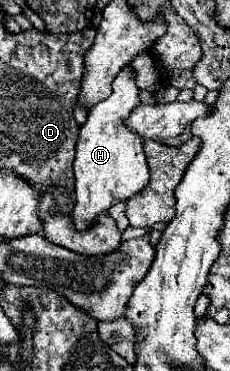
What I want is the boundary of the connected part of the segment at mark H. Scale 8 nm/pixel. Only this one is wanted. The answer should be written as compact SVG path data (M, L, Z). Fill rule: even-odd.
M132 65L124 67L112 83L112 95L106 101L90 107L86 123L80 127L76 157L74 157L74 177L76 177L76 207L74 221L76 229L86 229L96 221L96 215L108 211L116 201L126 201L148 183L148 165L142 151L144 141L136 131L126 127L126 119L132 109L140 105L140 89L136 85L136 71Z

